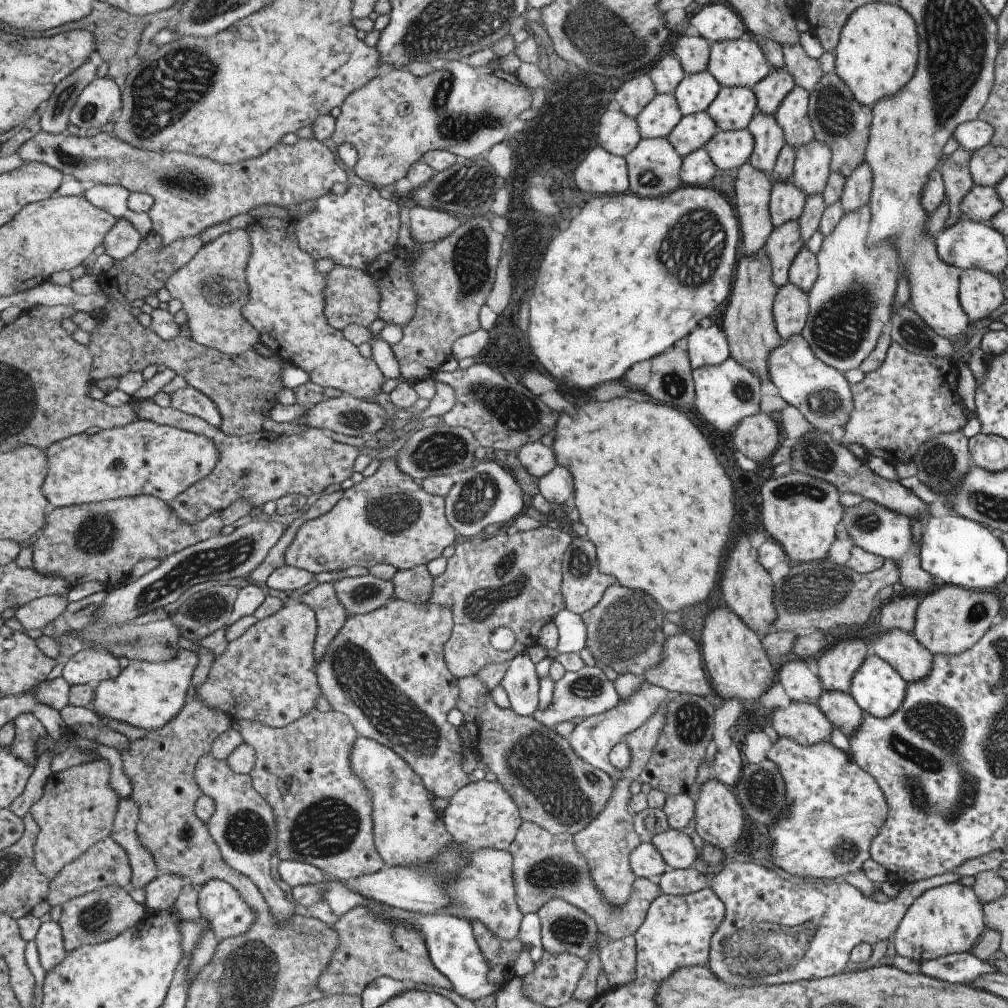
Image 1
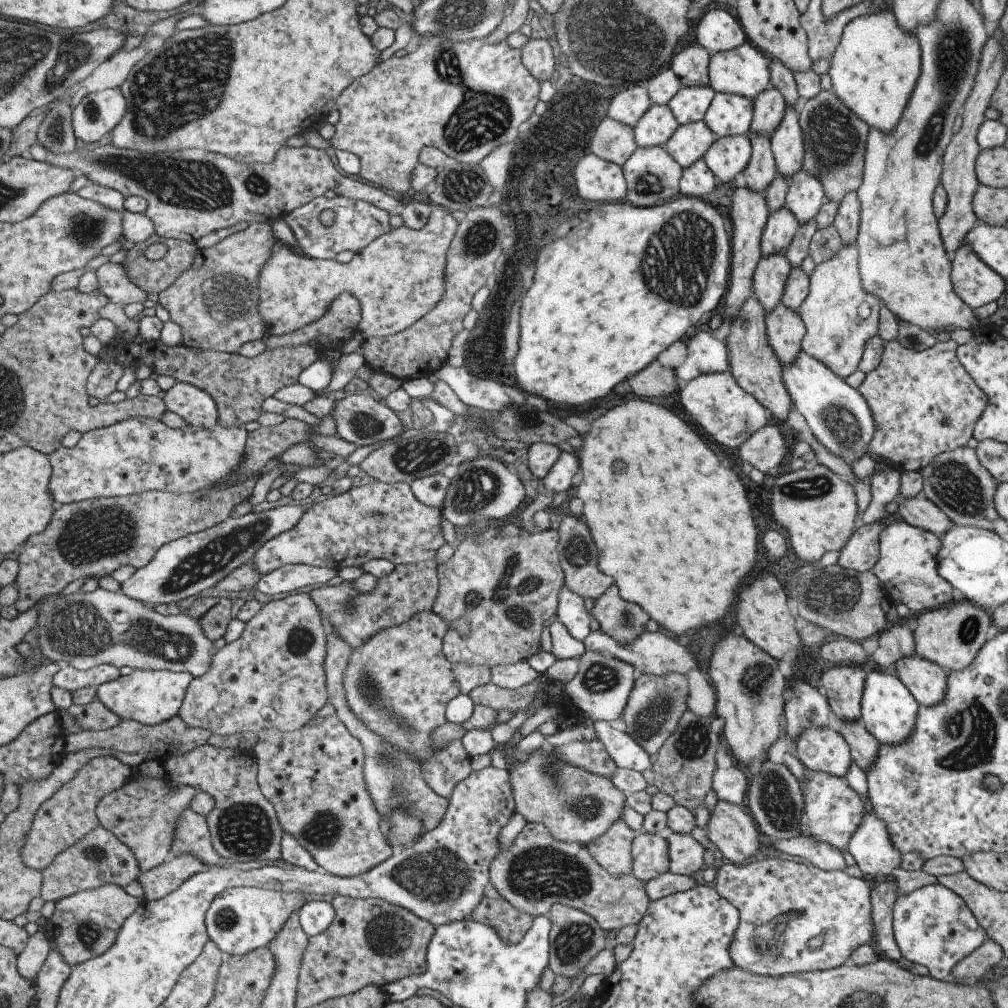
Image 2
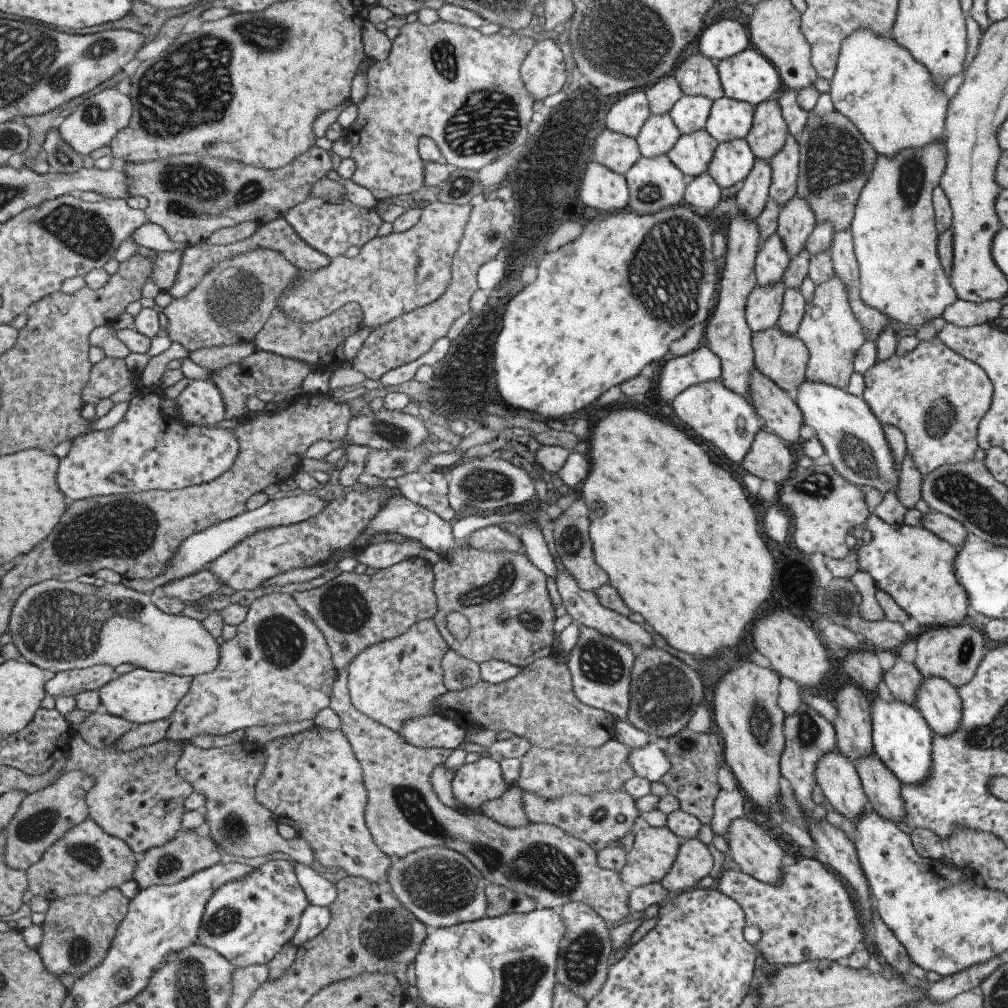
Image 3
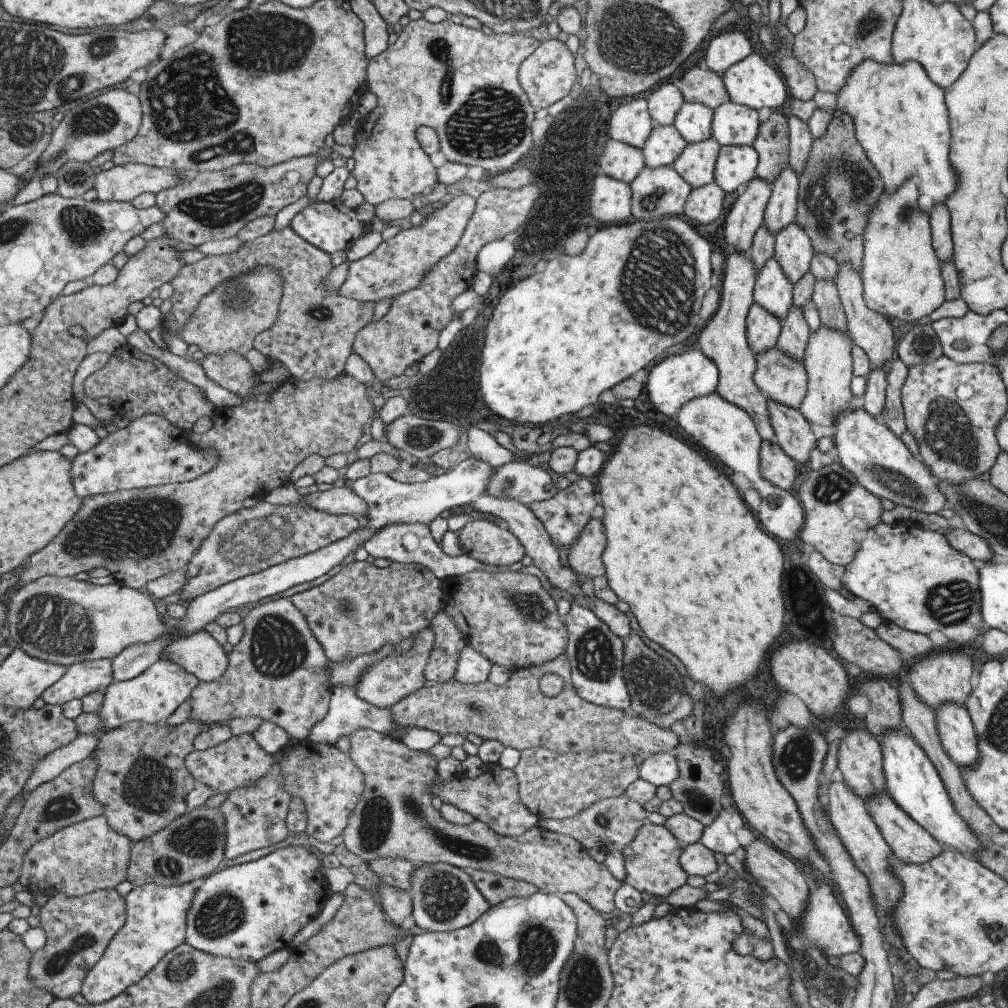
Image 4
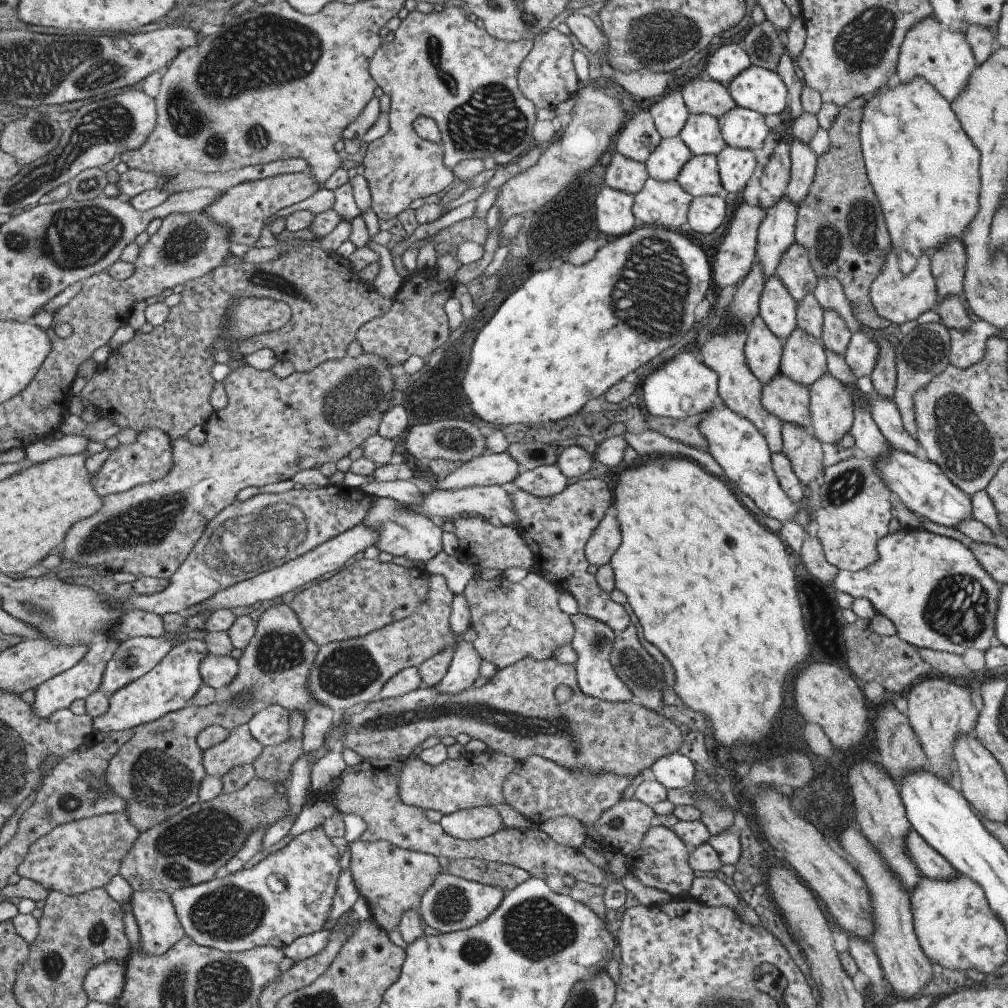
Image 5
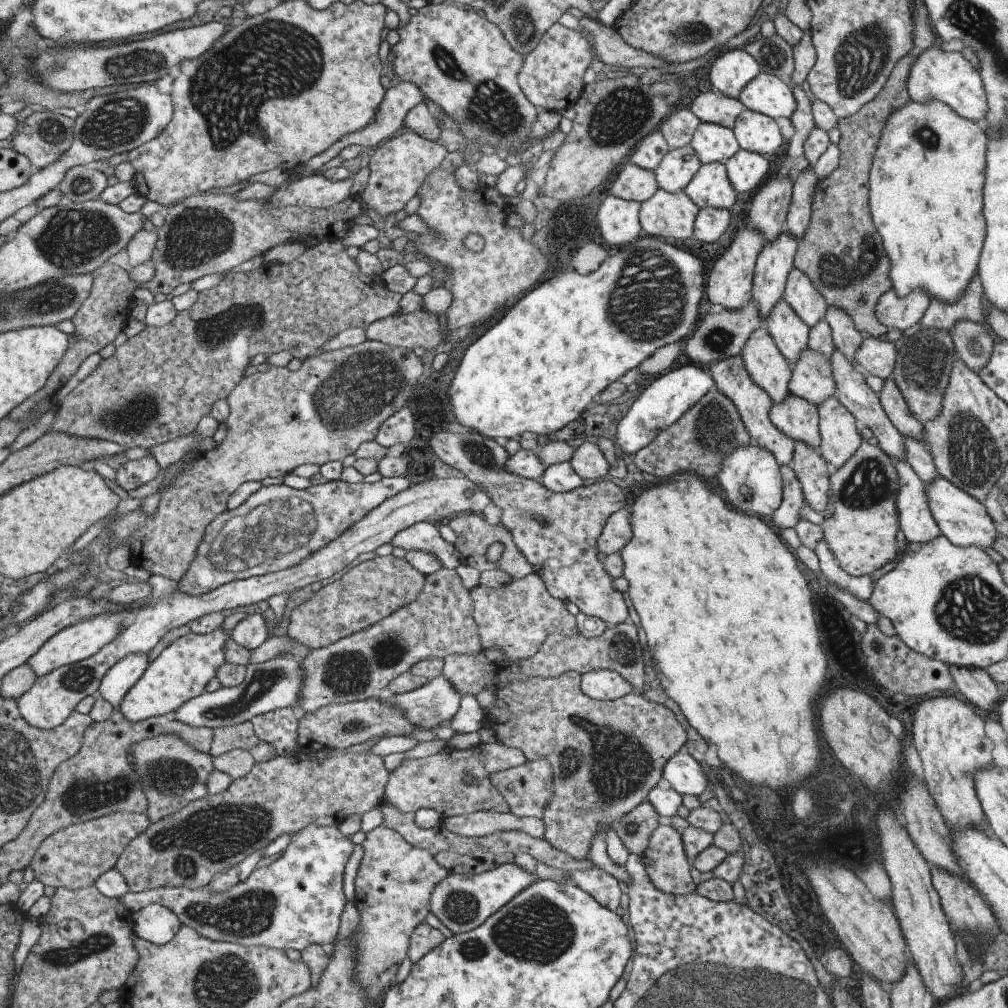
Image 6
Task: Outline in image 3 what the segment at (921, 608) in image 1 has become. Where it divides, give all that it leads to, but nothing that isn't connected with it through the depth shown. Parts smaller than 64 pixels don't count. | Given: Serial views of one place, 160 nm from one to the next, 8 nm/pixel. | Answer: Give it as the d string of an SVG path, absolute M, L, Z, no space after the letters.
M968 619L959 625L935 626L913 637L916 642L914 665L922 677L944 678L954 689L966 683L974 674L988 642L981 629Z

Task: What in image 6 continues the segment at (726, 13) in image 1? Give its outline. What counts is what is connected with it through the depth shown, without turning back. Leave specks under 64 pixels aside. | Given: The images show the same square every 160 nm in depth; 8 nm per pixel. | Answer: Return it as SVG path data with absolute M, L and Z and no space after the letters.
M739 44L711 60L707 82L713 90L737 99L746 82L759 72L757 63Z

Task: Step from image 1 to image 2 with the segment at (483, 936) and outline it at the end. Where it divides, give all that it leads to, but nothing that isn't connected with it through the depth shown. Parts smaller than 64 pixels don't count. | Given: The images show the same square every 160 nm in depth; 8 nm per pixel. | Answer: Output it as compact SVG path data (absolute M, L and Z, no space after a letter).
M483 897L471 913L471 919L493 928L499 934L499 940L505 944L517 944L532 922L531 916L512 908L500 897Z

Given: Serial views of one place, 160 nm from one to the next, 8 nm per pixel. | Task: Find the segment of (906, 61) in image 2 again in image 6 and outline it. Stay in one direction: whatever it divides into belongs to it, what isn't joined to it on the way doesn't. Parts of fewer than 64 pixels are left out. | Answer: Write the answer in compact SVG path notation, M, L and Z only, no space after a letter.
M907 101L904 105L891 111L884 120L868 172L868 207L876 231L882 240L885 254L890 262L889 278L891 288L898 297L904 297L911 290L919 287L923 289L928 298L938 298L940 301L954 301L965 290L973 273L977 273L978 258L985 236L985 223L982 211L982 190L984 187L984 166L986 159L987 134L983 132L982 125L972 120L960 117L954 110L942 102Z

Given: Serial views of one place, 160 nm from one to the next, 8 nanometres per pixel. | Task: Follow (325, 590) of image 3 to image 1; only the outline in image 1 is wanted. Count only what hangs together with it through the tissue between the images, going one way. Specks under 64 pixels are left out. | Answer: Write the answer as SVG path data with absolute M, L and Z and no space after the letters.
M425 565L398 569L391 580L394 586L394 598L415 604L424 603L428 600L432 580Z

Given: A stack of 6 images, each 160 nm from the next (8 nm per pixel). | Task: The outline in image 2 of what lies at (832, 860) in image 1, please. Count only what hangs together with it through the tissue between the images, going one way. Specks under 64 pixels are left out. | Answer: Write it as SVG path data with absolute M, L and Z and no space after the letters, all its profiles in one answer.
M805 770L805 778L800 782L803 794L803 810L799 818L799 835L811 836L815 842L827 842L831 848L839 853L847 850L847 842L863 816L863 802L861 798L847 786L844 778L831 776L827 772Z

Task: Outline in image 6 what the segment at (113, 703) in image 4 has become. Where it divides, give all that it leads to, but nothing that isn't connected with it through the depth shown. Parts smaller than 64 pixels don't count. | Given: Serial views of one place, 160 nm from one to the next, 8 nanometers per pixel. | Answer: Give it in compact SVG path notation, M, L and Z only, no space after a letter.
M221 627L206 635L191 632L178 638L151 662L141 680L122 700L119 711L134 723L167 713L175 714L186 702L207 691L207 685L216 677L220 666L226 663L224 646L227 639Z

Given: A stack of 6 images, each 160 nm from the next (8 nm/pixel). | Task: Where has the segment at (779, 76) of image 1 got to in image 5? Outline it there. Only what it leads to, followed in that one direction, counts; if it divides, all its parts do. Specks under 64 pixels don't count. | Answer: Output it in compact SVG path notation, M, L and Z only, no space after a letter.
M776 141L759 176L758 205L767 210L781 195L785 194L790 171L790 145Z

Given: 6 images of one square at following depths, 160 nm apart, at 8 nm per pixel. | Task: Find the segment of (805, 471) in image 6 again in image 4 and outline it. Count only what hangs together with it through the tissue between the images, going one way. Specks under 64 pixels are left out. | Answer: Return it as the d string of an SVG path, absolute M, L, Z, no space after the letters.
M766 399L768 421L774 432L774 441L796 463L810 462L815 458L816 440L809 423L798 411L773 399Z

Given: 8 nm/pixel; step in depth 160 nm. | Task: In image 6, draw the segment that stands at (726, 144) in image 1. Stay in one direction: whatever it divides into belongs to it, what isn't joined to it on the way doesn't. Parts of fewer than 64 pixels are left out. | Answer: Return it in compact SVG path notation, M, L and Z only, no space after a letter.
M737 149L723 163L728 181L736 194L747 194L759 188L767 176L767 161L760 154Z

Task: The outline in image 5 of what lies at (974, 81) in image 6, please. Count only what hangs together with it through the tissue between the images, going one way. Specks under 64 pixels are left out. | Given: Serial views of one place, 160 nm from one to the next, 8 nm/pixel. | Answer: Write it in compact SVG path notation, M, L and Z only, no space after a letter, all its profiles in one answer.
M927 16L919 19L903 35L895 72L901 83L909 82L913 77L923 77L950 104L966 85L967 77L975 65L965 33L959 28L945 28L933 16Z

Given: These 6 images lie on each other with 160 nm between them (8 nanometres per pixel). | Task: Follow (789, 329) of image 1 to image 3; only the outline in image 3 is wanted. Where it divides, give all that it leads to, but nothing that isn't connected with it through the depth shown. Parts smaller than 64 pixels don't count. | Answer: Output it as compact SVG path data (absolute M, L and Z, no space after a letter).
M776 324L773 327L754 332L751 335L754 367L767 375L780 389L788 394L795 394L799 383L805 379L804 372L808 361L807 347L799 338L785 334Z

